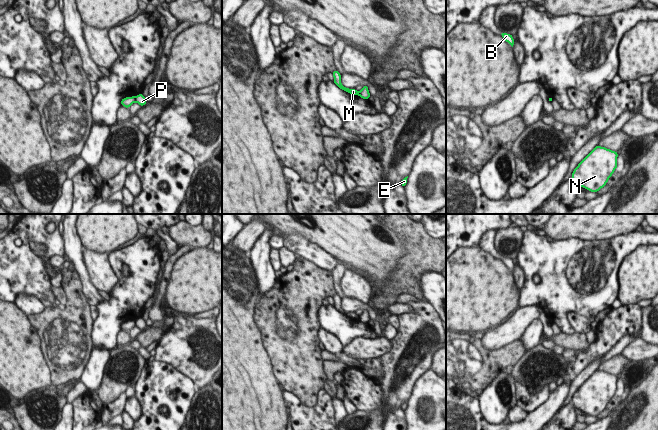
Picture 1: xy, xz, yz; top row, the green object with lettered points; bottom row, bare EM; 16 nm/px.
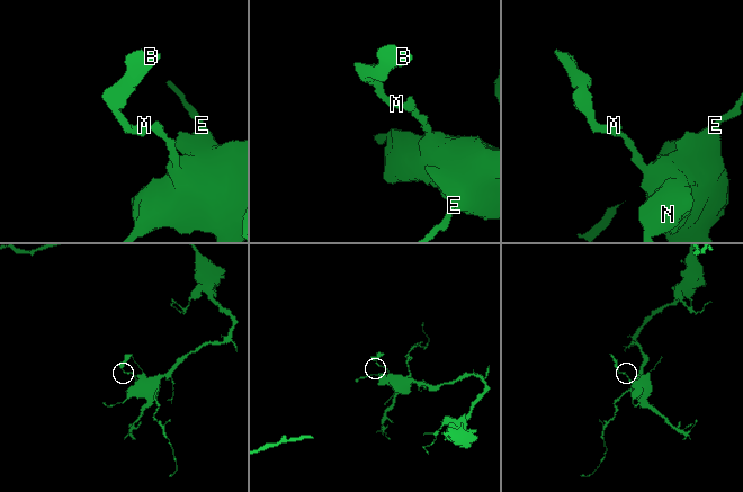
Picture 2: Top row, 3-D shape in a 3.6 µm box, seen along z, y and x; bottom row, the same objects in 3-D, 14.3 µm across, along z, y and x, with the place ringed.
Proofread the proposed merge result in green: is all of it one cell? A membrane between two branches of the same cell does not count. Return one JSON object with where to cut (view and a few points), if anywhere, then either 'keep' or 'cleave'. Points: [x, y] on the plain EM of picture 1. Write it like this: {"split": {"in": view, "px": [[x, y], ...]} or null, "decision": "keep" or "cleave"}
{"split": {"in": "xy", "px": [[134, 321], [135, 325]]}, "decision": "cleave"}

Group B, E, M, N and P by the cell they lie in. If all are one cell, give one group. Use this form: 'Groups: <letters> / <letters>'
Groups: B M / E N P

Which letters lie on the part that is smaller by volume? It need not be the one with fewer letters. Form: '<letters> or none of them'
B, M

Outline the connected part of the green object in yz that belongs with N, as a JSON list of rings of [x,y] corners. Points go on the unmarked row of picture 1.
[[[597,369],[574,393],[572,403],[589,415],[598,416],[617,392],[617,381],[617,376]]]

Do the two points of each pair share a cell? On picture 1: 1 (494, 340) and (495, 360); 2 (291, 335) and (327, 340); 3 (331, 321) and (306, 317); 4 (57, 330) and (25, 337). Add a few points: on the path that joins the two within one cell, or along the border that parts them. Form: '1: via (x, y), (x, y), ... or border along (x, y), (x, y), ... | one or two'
1: border along (480, 339), (486, 349), (503, 348), (516, 340) | two
2: border along (320, 327), (318, 331), (319, 339) | two
3: border along (321, 304), (318, 310), (320, 327) | two
4: border along (26, 316), (39, 338), (39, 347), (43, 357) | two

